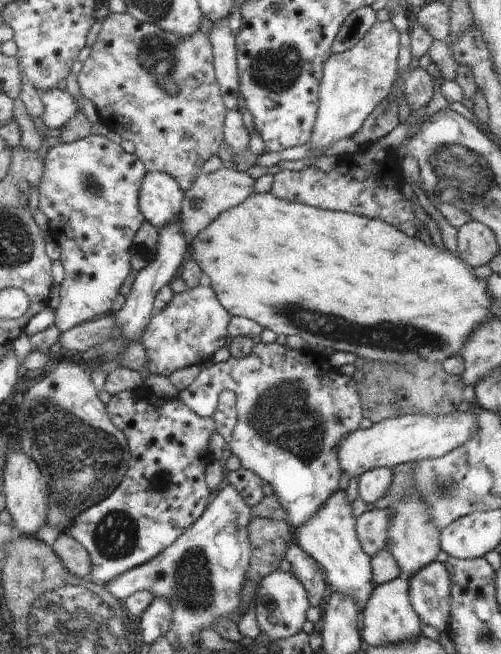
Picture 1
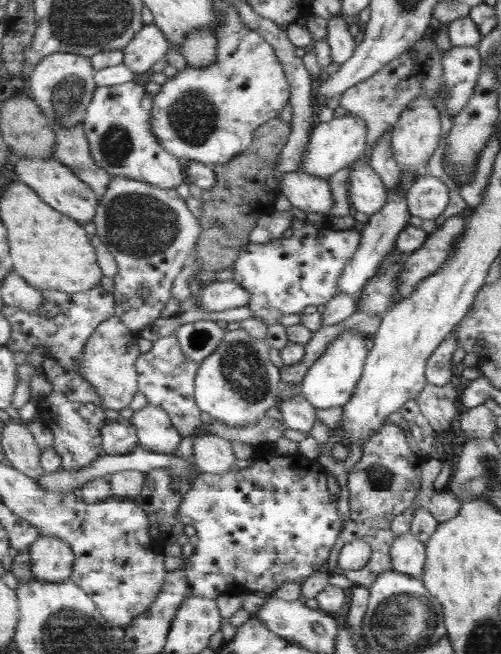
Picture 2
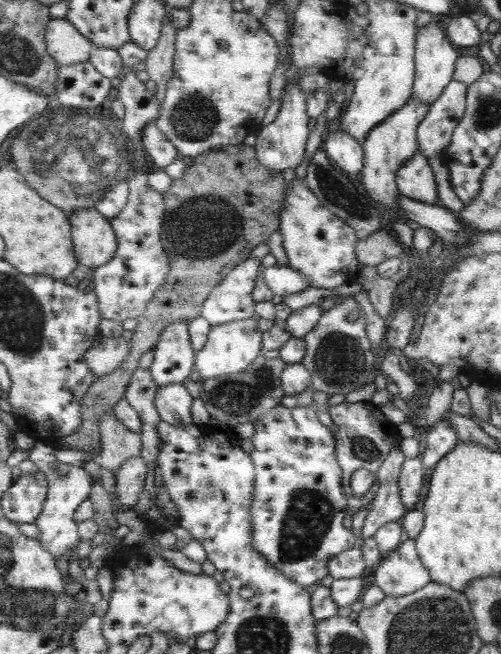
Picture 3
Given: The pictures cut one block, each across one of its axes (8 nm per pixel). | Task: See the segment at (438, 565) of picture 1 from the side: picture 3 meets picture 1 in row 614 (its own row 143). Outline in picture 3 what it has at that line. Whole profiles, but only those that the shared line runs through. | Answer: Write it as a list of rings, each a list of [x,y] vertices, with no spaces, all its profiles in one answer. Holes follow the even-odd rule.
[[[454,78],[443,94],[430,106],[426,119],[417,130],[420,152],[429,158],[442,157],[450,146],[465,108],[466,84]]]

